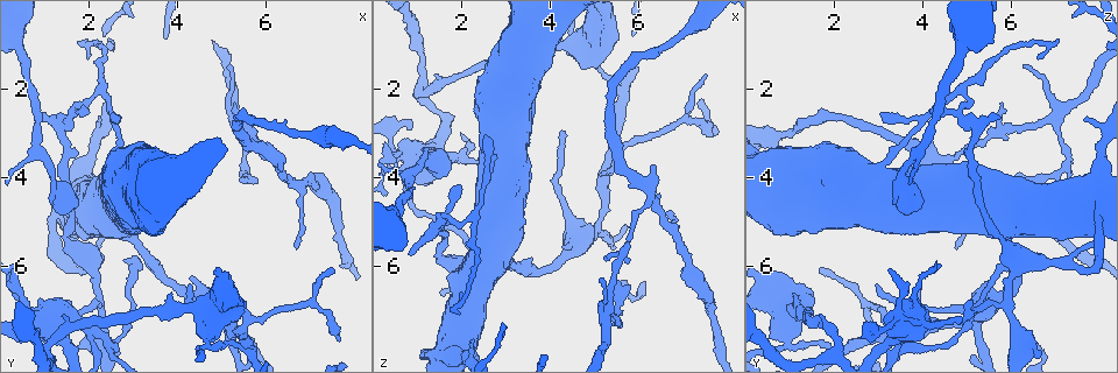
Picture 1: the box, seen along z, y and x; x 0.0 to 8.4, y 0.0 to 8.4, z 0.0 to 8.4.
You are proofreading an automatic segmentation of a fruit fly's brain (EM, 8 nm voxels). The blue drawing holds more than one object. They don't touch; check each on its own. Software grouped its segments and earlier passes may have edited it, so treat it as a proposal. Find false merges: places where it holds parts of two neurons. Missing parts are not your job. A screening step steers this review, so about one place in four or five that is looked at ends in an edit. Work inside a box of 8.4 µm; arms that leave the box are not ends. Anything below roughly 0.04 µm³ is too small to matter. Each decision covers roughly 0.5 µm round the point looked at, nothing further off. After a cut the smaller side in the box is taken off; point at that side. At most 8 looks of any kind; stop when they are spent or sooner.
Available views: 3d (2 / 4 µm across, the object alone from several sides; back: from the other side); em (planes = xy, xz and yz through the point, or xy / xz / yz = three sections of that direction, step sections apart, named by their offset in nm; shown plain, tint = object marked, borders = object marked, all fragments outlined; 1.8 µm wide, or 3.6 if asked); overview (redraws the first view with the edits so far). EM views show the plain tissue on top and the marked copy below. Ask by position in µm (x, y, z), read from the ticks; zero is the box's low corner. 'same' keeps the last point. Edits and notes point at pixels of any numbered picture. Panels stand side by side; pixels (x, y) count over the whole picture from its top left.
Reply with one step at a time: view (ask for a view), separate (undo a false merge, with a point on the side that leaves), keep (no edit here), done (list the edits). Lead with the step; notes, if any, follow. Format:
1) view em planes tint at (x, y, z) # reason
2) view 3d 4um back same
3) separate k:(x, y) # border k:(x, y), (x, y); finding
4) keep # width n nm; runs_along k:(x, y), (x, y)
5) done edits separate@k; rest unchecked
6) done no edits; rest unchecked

view 3d 2um at (6.30, 3.65, 4.35) # abrupt turn

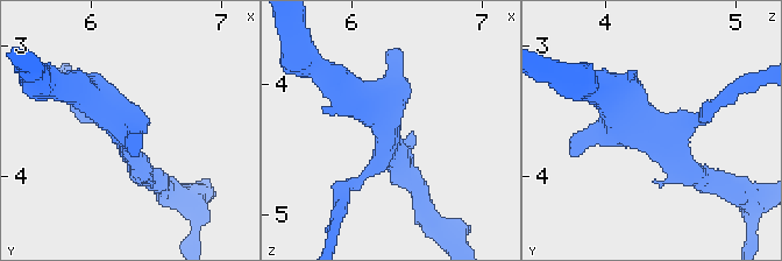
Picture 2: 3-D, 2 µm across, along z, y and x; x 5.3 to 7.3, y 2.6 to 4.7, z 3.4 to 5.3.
view em xy step 8 tint at (6.26, 3.62, 4.34)

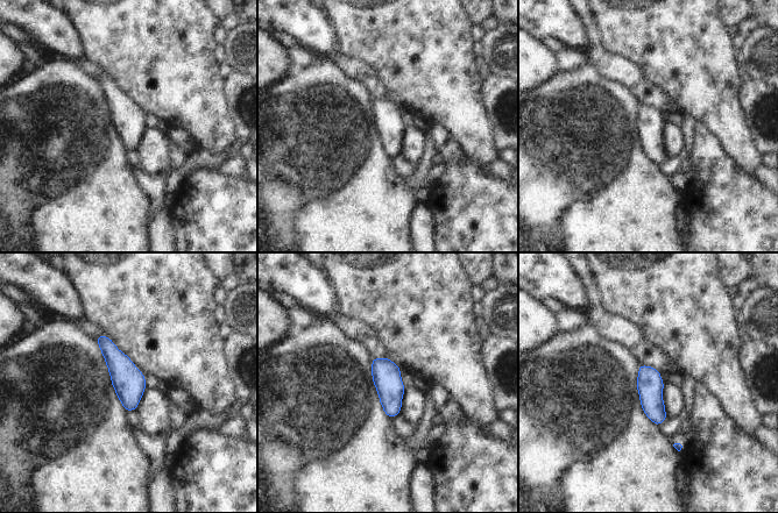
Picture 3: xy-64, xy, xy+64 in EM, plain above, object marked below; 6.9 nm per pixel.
view em planes tint same # another direction

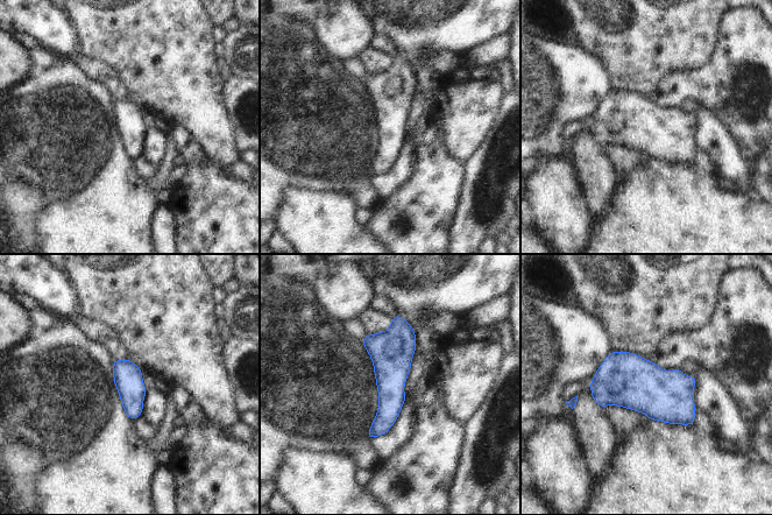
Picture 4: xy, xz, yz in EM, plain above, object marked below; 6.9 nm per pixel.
keep # width 200 nm; one neuron here

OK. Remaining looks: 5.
view 3d 4um at (1.20, 4.05, 3.55) # abrupt turn

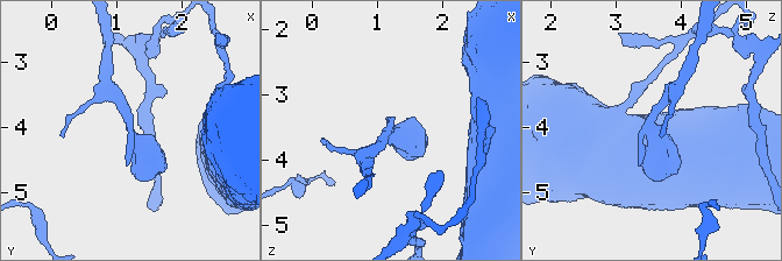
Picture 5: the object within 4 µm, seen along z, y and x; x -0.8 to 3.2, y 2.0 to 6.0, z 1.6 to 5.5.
view em planes tint at (1.20, 4.10, 3.50) # arm_widths 220, 260 nm

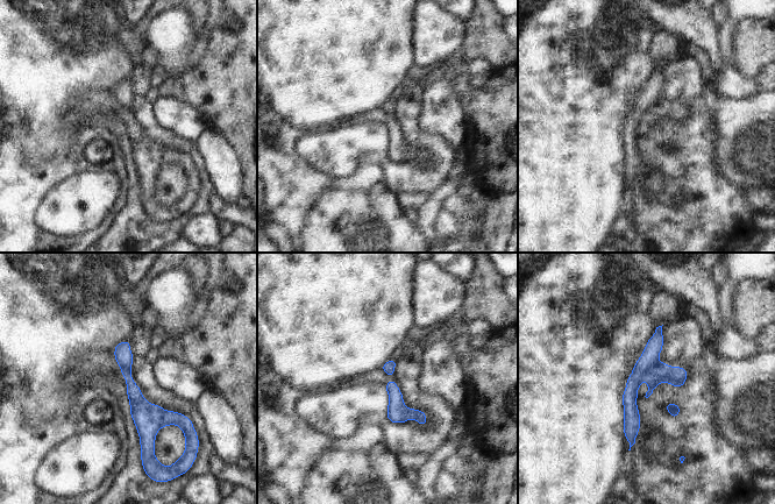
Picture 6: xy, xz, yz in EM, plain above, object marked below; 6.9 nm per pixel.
separate 6:(676, 376) # a second neuron is stuck on

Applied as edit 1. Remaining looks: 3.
view 3d 4um at (1.05, 7.25, 3.55) # four or more arms meet

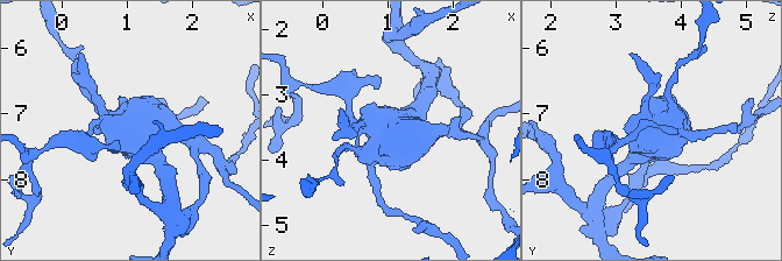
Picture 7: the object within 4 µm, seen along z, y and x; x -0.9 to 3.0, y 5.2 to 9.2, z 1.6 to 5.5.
view em 3.6um xy step 4 tint at (1.05, 7.25, 3.60) # shape alone is not enough

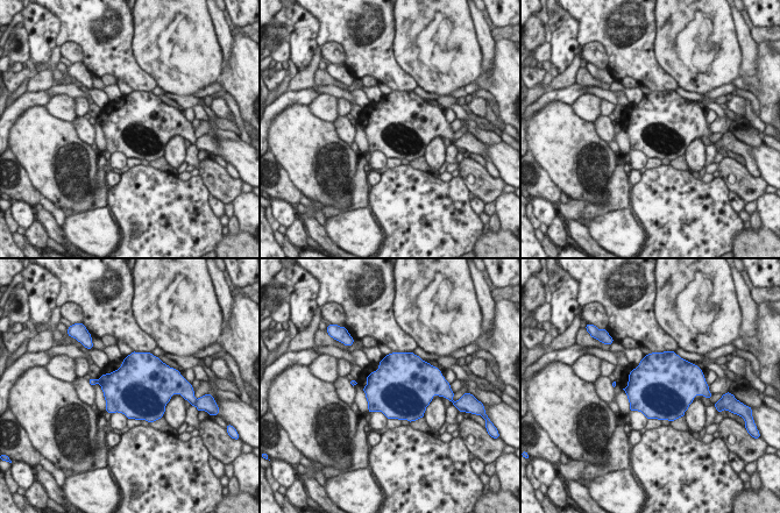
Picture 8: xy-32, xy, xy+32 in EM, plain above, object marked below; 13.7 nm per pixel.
view em 3.6um planes tint same # cut it another way

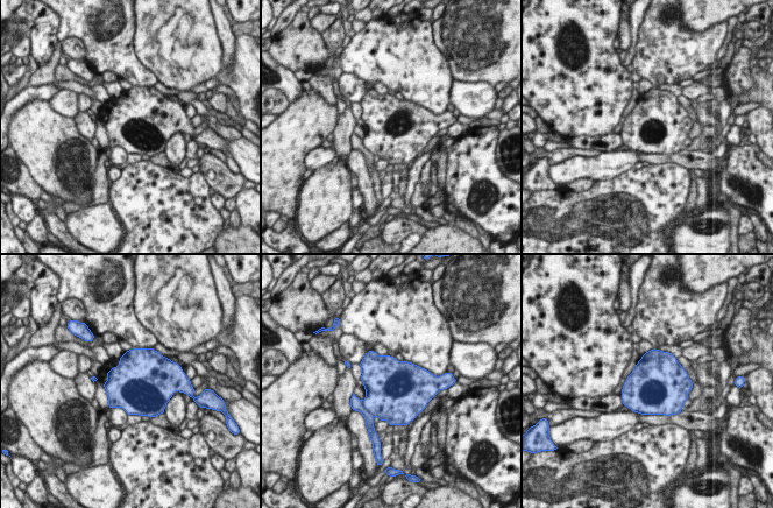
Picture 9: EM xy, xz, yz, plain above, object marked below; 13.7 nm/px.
separate 9:(356, 404) # width 800 nm; border 9:(362, 401), (362, 406), (374, 416); two neurons meet here

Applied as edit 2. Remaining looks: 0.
done edits separate@6, separate@9; rest unchecked

